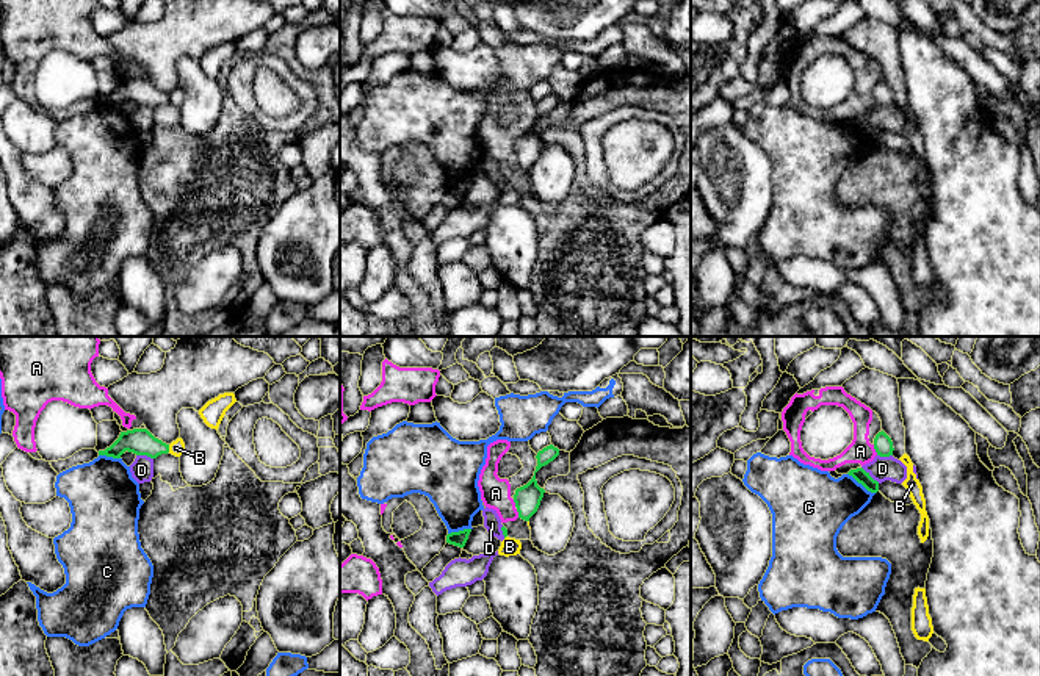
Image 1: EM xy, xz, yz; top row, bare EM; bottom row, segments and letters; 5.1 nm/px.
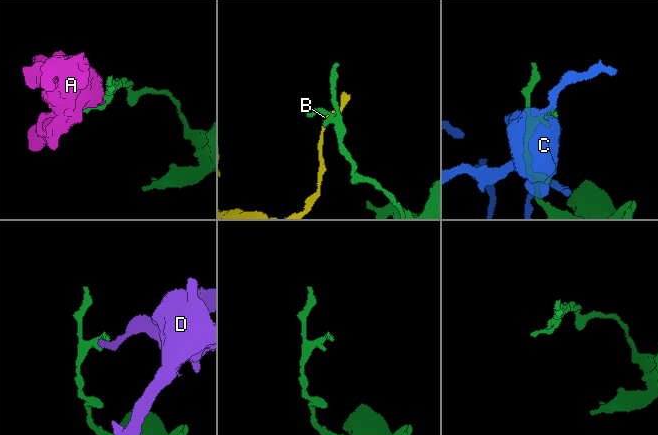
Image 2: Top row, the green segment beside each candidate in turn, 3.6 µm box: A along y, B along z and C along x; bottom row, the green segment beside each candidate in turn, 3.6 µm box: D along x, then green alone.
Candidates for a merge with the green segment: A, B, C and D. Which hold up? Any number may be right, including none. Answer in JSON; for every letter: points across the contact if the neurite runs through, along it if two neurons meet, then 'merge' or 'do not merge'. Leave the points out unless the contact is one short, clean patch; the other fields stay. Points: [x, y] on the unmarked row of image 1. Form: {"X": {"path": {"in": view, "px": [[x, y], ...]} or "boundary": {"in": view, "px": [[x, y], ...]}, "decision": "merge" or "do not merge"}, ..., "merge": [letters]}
{"A": {"boundary": {"in": "yz", "px": [[873, 94], [877, 104]]}, "decision": "do not merge"}, "B": {"boundary": {"in": "xy", "px": [[168, 94], [169, 100]]}, "decision": "do not merge"}, "C": {"decision": "do not merge"}, "D": {"boundary": {"in": "yz", "px": [[862, 116], [879, 132]]}, "decision": "do not merge"}, "merge": []}

